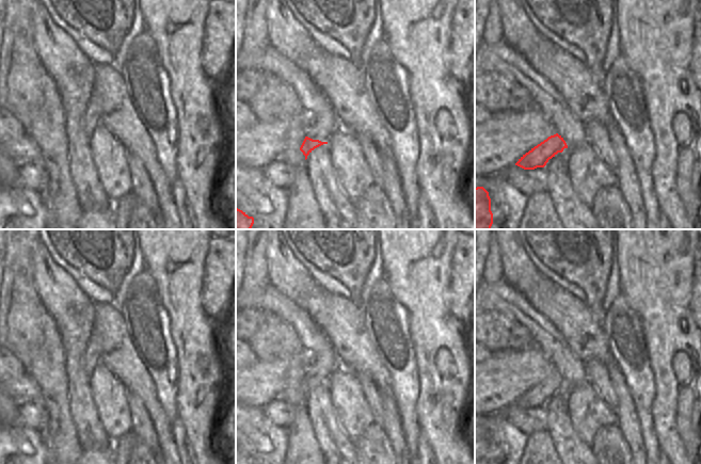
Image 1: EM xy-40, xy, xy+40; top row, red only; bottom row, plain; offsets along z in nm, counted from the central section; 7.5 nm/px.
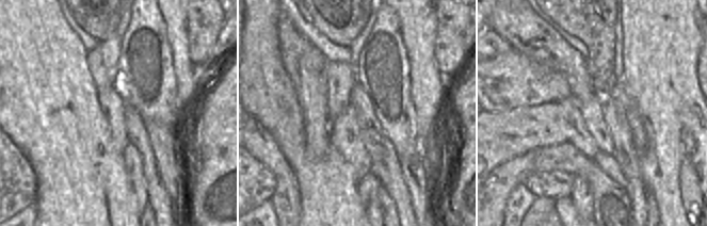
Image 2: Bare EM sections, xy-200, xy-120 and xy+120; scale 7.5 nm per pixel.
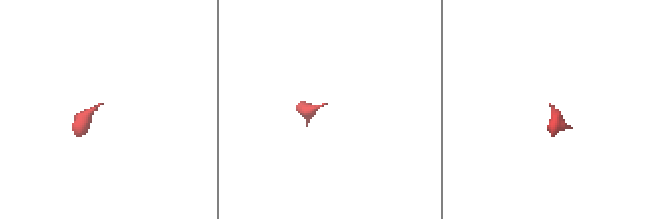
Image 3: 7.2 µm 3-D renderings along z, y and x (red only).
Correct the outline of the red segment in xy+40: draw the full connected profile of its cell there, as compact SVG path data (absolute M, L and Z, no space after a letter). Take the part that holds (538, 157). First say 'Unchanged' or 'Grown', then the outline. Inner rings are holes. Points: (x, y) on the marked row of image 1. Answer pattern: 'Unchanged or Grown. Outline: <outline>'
Unchanged. Outline: M556 133L523 155L515 165L524 170L544 167L549 159L555 157L558 153L562 153L564 148L568 148L565 141L561 135Z

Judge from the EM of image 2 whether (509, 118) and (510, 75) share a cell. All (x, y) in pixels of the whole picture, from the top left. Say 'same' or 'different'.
different

